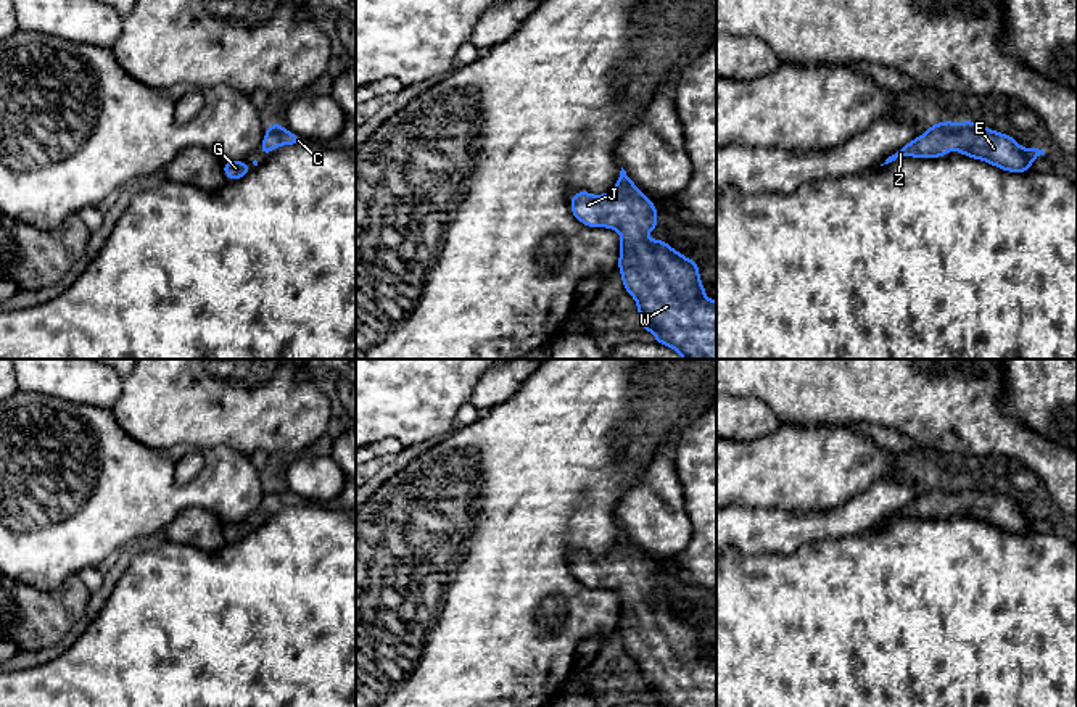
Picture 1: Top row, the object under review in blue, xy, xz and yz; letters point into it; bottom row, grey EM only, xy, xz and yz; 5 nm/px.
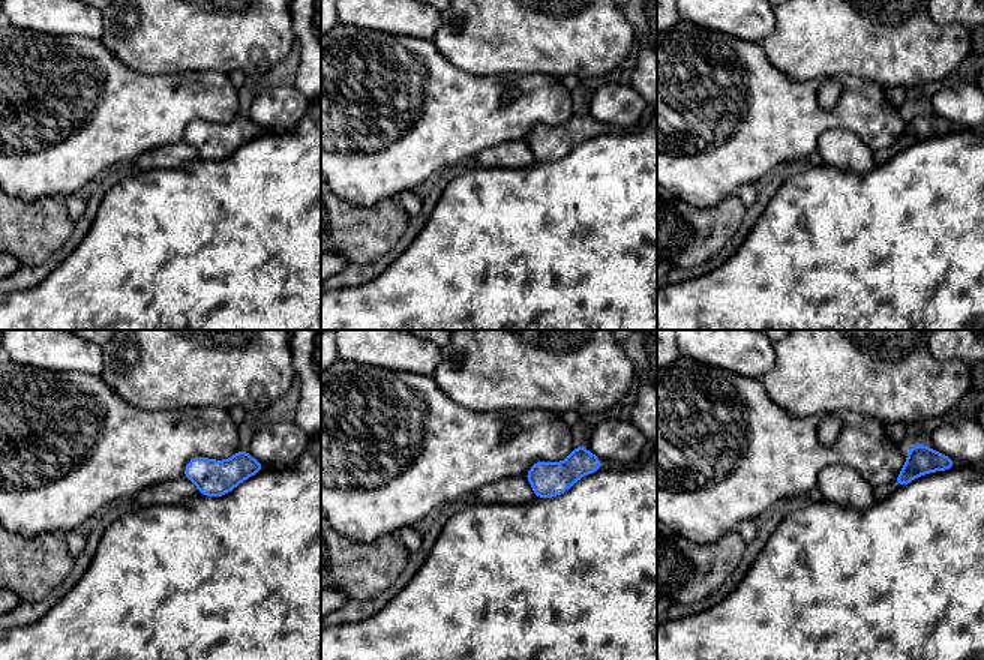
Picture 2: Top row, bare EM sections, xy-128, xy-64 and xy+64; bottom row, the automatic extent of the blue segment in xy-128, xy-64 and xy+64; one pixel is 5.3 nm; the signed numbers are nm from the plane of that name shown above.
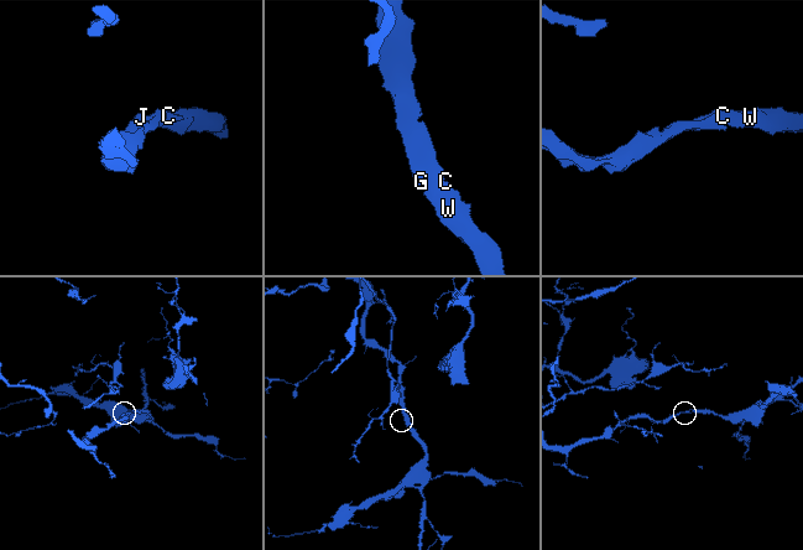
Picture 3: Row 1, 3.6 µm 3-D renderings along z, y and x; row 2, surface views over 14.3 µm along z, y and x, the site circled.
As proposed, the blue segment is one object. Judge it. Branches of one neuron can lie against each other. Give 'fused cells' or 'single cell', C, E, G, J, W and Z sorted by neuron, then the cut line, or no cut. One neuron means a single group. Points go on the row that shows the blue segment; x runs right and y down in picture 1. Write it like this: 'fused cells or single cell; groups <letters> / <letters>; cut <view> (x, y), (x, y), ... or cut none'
single cell; groups C E G J W Z; cut none

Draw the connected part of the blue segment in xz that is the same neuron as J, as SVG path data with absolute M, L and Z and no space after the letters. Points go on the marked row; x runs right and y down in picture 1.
M621 167L617 187L602 195L578 192L572 195L572 214L588 227L610 227L623 235L620 242L618 269L621 272L625 290L638 301L641 327L655 335L657 343L676 349L684 359L716 359L716 300L708 301L704 293L707 287L700 285L697 263L675 251L663 240L649 240L644 235L657 229L657 209L654 201L646 198L631 182Z

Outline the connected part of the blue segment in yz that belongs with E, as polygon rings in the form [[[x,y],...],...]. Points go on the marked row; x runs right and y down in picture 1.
[[[937,122],[927,132],[889,156],[884,164],[903,156],[937,158],[951,148],[961,155],[987,161],[1009,172],[1029,172],[1032,161],[1045,155],[1043,148],[1021,148],[1014,137],[998,134],[980,122]]]

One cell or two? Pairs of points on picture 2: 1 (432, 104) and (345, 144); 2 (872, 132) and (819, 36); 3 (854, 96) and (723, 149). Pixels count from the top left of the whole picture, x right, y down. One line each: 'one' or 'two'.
1: one
2: two
3: one

